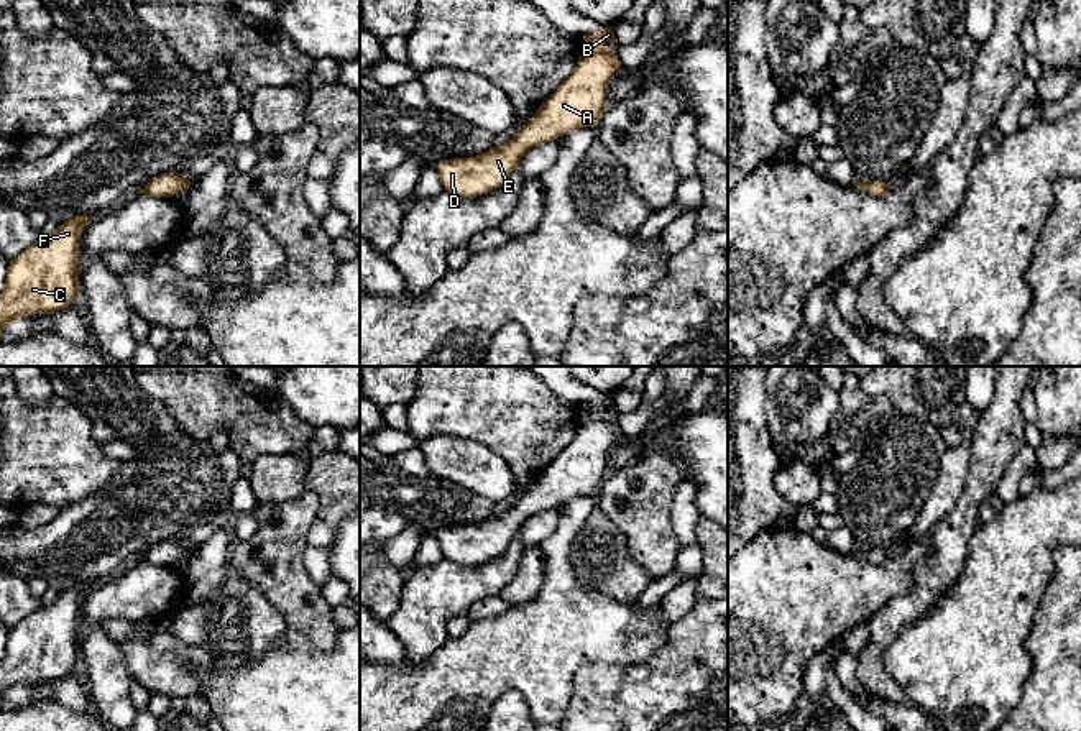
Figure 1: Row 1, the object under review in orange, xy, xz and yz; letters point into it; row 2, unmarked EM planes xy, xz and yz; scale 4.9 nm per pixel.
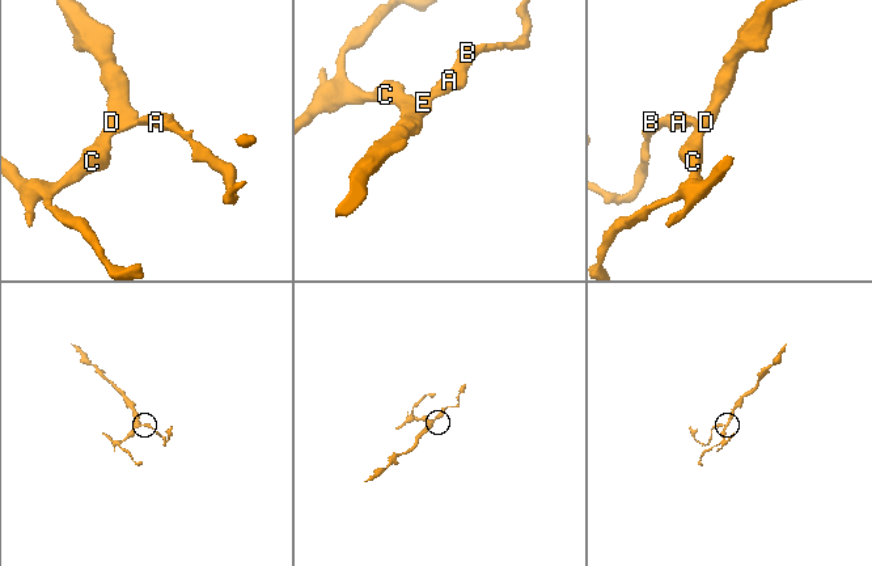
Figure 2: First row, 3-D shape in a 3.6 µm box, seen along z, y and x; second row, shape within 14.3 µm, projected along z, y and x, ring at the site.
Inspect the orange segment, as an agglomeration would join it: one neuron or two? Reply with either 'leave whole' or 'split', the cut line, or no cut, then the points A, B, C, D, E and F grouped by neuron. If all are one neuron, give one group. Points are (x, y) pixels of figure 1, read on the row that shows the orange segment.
leave whole | no cut | A B C D E F

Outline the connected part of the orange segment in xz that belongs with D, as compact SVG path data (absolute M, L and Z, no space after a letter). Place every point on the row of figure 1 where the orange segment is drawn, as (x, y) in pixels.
M605 25L598 34L585 34L575 71L539 105L513 140L473 158L434 163L444 191L462 197L483 195L503 186L531 148L557 141L572 130L596 126L608 107L608 80L621 67L618 54L600 48L601 39L618 44L611 25Z

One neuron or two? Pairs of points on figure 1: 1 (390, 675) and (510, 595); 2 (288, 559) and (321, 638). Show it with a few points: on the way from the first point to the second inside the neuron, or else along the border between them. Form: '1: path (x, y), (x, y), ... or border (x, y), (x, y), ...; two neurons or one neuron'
1: border (541, 582), (541, 587), (529, 600), (510, 606); two neurons
2: path (288, 579), (288, 587), (314, 618); one neuron

